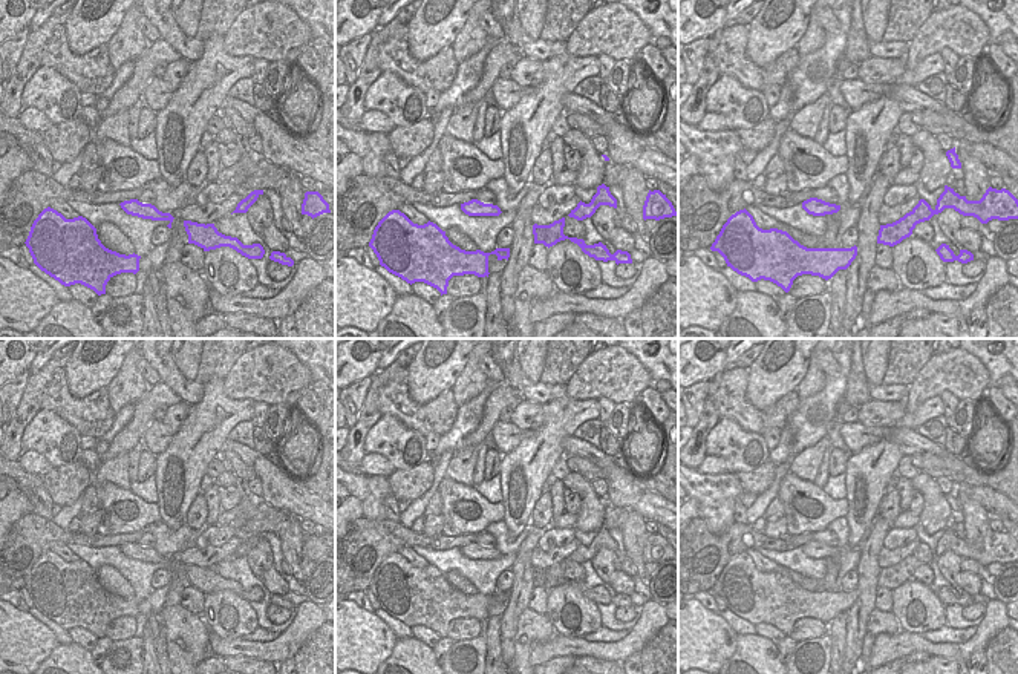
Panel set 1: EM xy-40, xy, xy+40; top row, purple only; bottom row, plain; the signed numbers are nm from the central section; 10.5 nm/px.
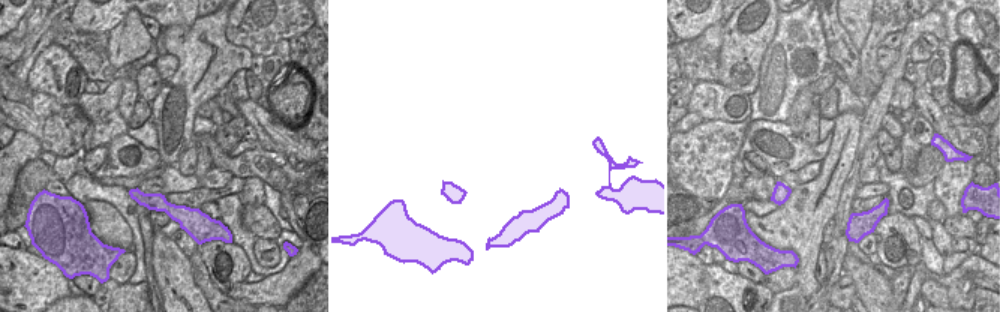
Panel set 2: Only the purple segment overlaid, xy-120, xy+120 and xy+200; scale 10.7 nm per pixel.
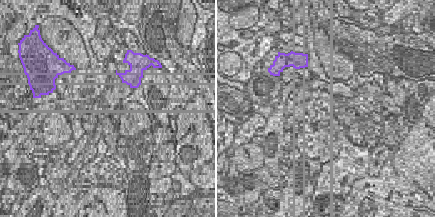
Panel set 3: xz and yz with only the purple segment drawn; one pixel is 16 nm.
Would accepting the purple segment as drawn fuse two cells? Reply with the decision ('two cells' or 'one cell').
two cells

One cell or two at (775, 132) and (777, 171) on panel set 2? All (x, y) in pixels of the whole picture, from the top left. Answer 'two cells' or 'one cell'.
one cell

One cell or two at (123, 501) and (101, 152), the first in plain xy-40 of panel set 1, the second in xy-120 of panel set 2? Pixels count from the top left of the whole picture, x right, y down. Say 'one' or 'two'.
two

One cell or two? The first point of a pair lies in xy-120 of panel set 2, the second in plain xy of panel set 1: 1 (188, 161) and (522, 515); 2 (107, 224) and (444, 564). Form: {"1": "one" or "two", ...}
{"1": "two", "2": "two"}

